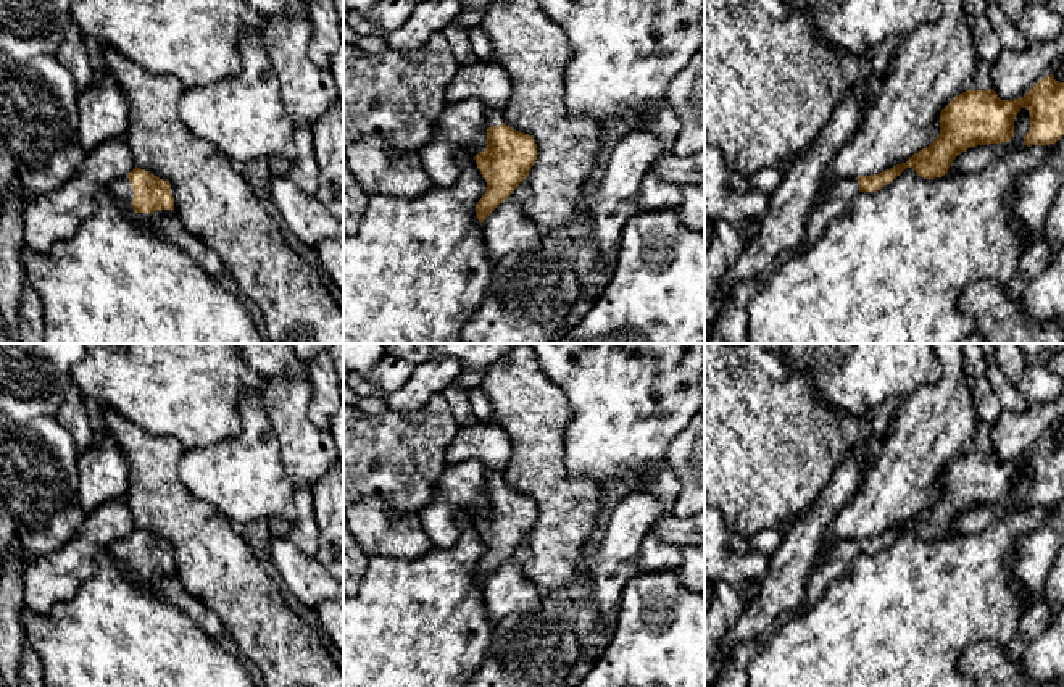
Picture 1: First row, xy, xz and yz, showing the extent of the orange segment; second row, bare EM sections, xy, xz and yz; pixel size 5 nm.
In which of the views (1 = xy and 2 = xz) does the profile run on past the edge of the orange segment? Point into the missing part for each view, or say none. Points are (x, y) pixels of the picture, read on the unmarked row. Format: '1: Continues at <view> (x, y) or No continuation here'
1: Continues at xy (121, 550)
2: Continues at xz (494, 478)

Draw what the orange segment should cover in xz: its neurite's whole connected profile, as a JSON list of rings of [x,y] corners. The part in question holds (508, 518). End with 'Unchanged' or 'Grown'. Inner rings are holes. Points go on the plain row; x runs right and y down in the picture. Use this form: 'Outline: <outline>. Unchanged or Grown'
Outline: [[[505,466],[487,469],[487,508],[474,518],[487,543],[487,552],[476,566],[480,584],[516,552],[537,521],[537,505],[532,497],[514,492],[503,482]]]. Grown

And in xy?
Outline: [[[137,527],[129,535],[113,542],[108,552],[119,564],[134,569],[143,590],[153,585],[156,571],[166,576],[174,574],[174,558],[169,543]]]. Grown

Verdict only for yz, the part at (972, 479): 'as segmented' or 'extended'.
extended

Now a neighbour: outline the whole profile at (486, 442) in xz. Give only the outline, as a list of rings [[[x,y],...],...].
[[[477,423],[459,429],[447,450],[447,466],[469,460],[480,461],[487,469],[506,466],[511,456],[508,434],[493,423]]]

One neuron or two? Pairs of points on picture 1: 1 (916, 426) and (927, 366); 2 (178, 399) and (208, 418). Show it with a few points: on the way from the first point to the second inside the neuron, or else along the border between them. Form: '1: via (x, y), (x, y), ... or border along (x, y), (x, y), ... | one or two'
1: border along (939, 360), (940, 376), (903, 400) | two
2: via (186, 399), (200, 410) | one

